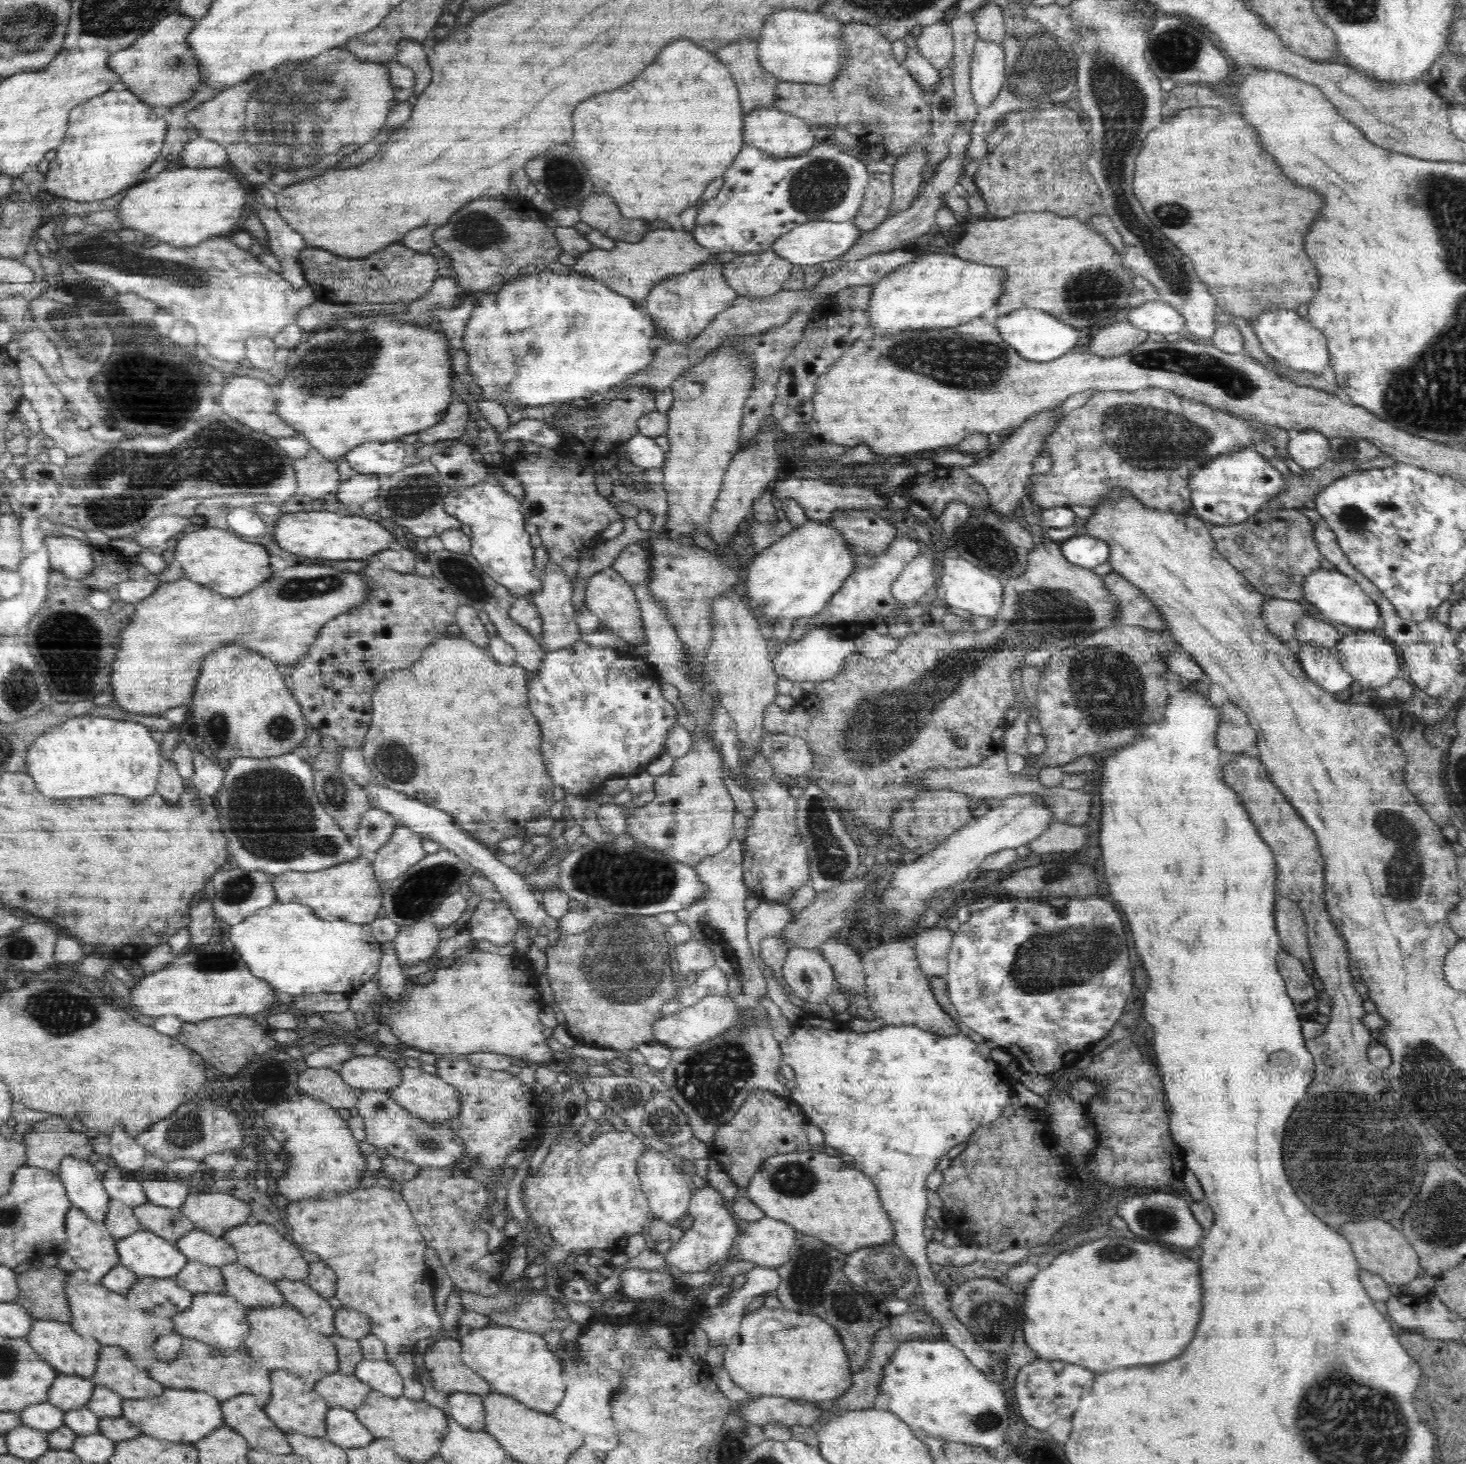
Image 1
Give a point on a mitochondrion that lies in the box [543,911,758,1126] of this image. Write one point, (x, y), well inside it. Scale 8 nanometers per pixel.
(619, 961)

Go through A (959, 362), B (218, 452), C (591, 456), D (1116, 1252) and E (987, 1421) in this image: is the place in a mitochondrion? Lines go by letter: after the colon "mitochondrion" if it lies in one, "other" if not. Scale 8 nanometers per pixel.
A: mitochondrion
B: mitochondrion
C: other
D: mitochondrion
E: mitochondrion

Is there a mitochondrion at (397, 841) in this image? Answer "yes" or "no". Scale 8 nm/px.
no

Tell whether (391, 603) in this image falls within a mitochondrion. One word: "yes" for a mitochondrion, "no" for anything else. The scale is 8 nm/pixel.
no

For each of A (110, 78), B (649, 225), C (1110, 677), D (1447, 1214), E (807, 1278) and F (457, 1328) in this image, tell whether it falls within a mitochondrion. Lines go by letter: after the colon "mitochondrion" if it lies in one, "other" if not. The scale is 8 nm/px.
A: other
B: other
C: mitochondrion
D: mitochondrion
E: mitochondrion
F: other

